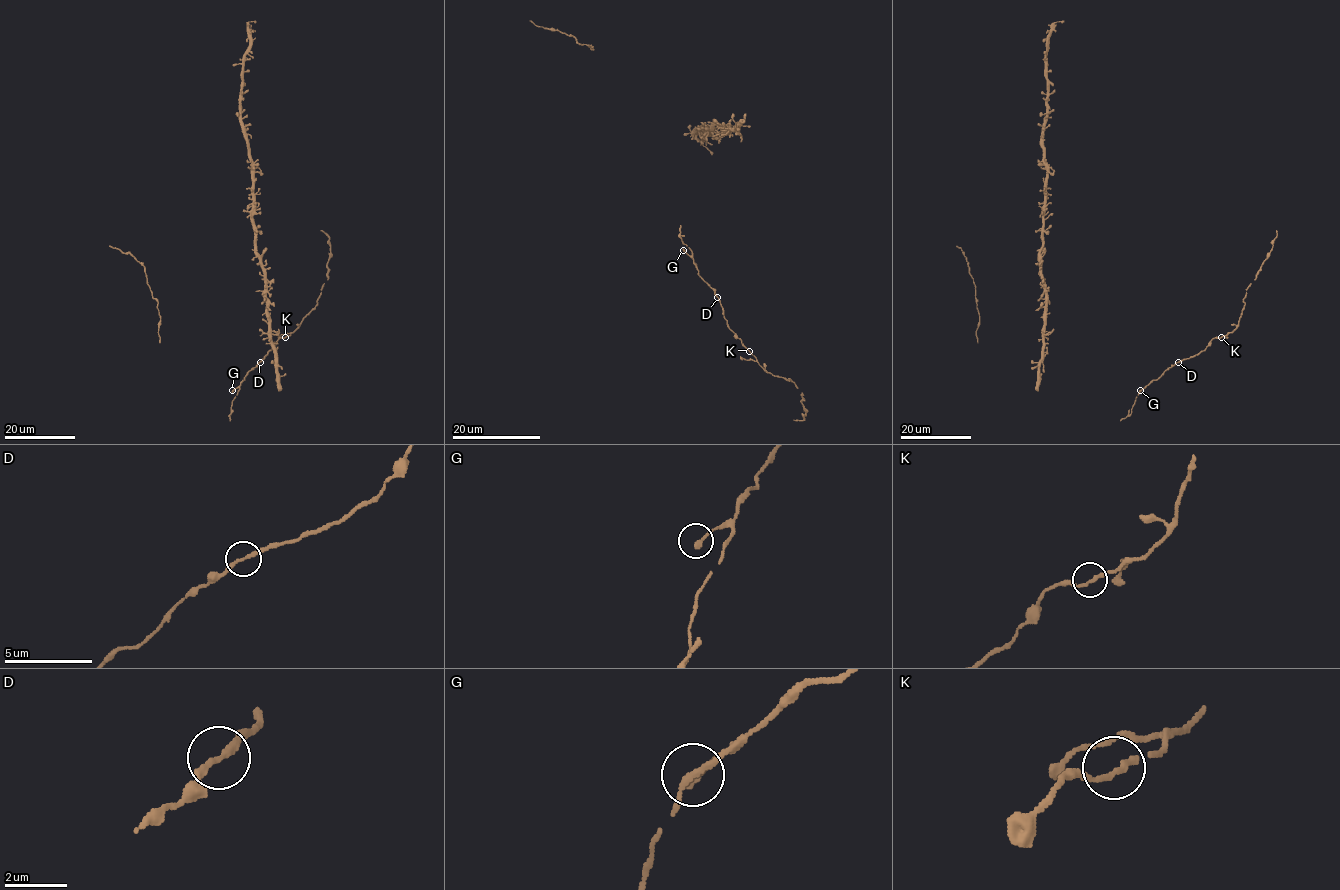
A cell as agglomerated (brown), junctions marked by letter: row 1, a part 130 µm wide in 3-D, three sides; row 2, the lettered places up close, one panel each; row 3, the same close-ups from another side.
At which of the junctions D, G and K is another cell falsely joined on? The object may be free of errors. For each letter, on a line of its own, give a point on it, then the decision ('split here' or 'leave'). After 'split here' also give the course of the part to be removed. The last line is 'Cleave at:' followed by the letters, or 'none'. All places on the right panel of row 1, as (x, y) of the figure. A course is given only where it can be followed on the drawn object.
D: place (1178, 362); leave
G: place (1140, 390); leave
K: place (1221, 337); leave
Cleave at: none

